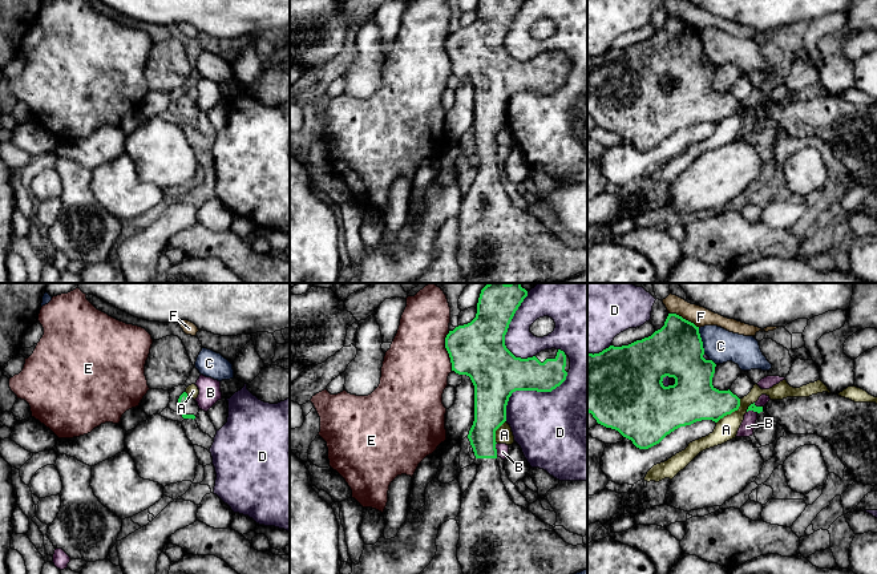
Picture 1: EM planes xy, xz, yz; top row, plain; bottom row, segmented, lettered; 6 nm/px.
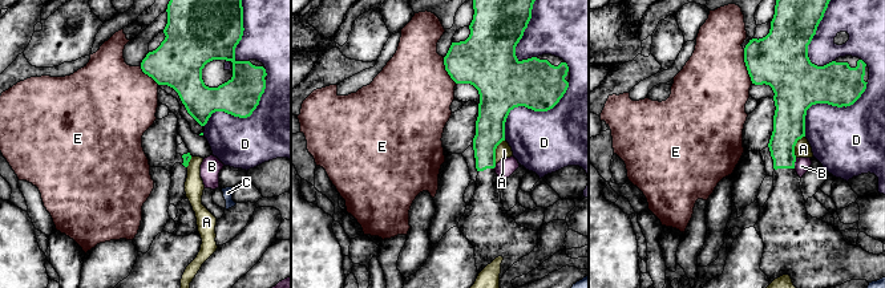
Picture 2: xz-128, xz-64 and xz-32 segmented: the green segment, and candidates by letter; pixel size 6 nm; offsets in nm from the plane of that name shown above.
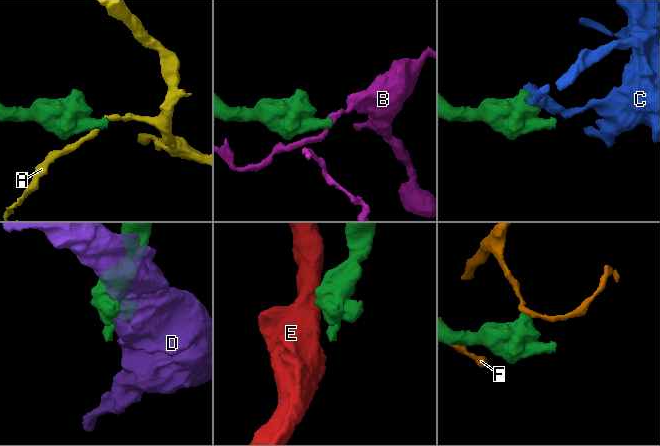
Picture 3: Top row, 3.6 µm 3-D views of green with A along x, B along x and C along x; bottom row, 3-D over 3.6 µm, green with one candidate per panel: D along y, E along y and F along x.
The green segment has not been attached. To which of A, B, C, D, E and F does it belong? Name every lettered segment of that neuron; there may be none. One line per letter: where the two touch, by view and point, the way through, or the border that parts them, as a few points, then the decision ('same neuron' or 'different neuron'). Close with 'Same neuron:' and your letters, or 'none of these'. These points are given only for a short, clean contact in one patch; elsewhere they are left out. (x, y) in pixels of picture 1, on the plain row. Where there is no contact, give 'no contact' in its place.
A: contact yz (731, 114); border yz (740, 101), (740, 108), (716, 125); different neuron
B: contact xz (496, 152); border xz (496, 145), (497, 157); different neuron
C: contact yz (700, 43); different neuron
D: contact xz (528, 92); different neuron
E: contact xz (447, 52); border xz (448, 33), (445, 52), (452, 72); different neuron
F: contact yz (684, 21); border yz (670, 15), (675, 15), (699, 29); different neuron
Same neuron: none of these

